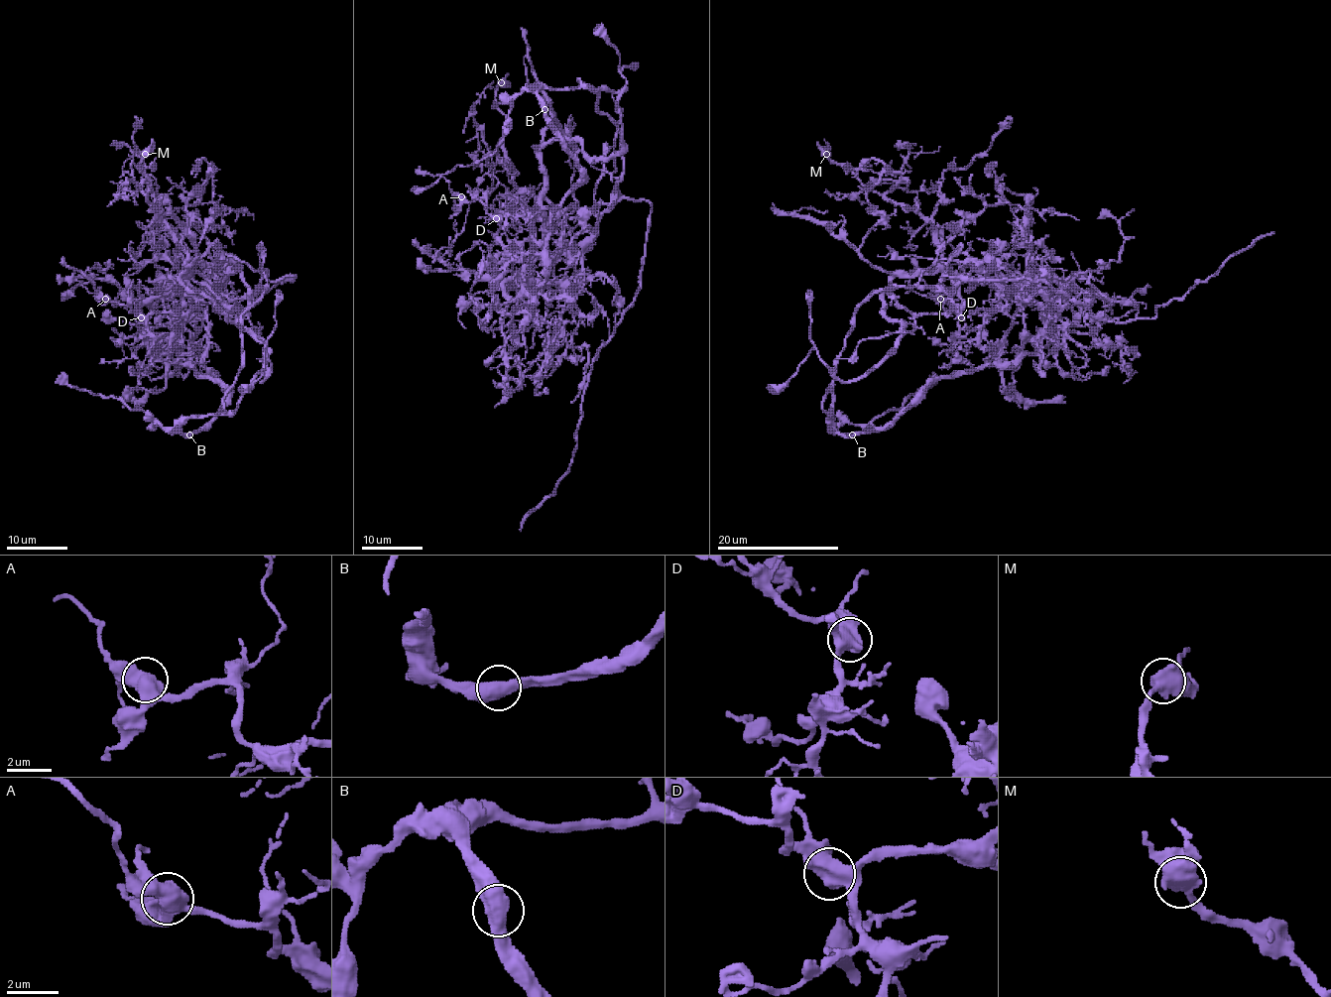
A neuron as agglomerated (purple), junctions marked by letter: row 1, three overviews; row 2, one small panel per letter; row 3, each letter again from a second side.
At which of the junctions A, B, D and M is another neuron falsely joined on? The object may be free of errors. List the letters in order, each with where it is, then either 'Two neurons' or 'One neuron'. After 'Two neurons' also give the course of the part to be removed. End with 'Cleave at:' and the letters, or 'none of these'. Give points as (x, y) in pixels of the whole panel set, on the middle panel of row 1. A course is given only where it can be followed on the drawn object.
A: Place: (461, 196). One neuron
B: Place: (544, 109). One neuron
D: Place: (496, 218). One neuron
M: Place: (501, 82). One neuron
Cleave at: none of these

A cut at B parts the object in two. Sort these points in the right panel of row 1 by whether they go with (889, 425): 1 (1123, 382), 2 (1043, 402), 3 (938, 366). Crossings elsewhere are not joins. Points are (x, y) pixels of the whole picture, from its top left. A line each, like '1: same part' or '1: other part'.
1: other part
2: same part
3: other part

